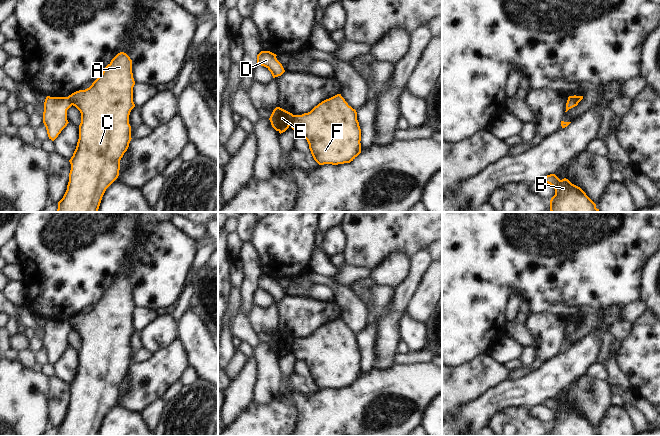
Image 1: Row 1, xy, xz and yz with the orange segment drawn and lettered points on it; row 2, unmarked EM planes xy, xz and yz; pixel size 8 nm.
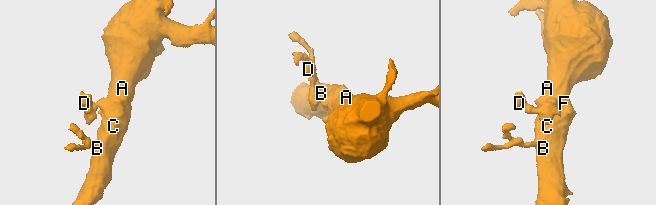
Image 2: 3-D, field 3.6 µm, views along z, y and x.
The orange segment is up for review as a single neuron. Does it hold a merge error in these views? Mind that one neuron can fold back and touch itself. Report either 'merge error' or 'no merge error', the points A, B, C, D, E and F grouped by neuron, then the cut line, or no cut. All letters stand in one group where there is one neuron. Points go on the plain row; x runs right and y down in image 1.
merge error; A B C F / D E; cut in xz along (293, 339), (290, 348)

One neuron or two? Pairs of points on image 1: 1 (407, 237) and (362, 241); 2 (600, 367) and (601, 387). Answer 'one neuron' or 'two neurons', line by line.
1: one neuron
2: two neurons

